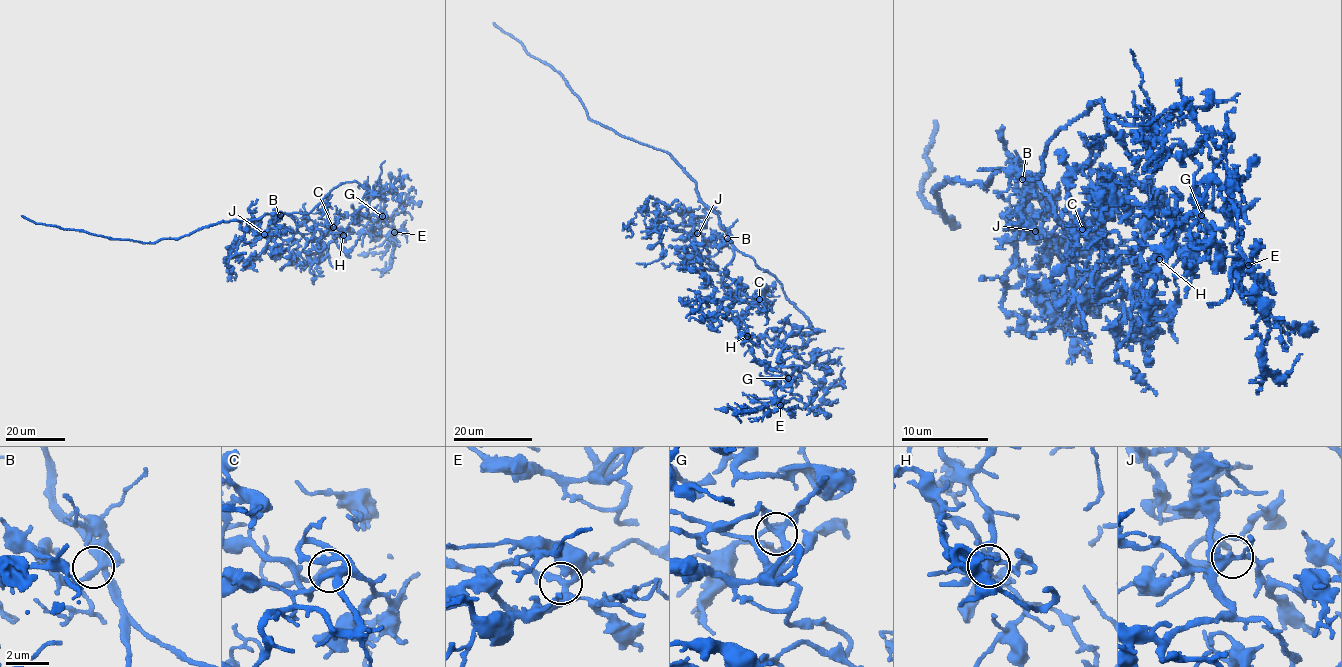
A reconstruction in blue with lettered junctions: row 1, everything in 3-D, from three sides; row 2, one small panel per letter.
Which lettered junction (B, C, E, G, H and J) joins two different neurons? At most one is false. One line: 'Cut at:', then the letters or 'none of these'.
Cut at: none of these

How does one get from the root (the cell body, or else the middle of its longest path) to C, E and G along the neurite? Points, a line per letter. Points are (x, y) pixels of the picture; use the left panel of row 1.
C: (283, 213), (318, 251), (343, 237), (333, 238), (342, 231), (333, 227)
E: (283, 213), (309, 213), (357, 181), (370, 199), (381, 193), (387, 219), (397, 210), (394, 232)
G: (283, 213), (309, 213), (333, 189), (357, 181), (369, 187), (370, 199), (381, 193), (382, 216)

